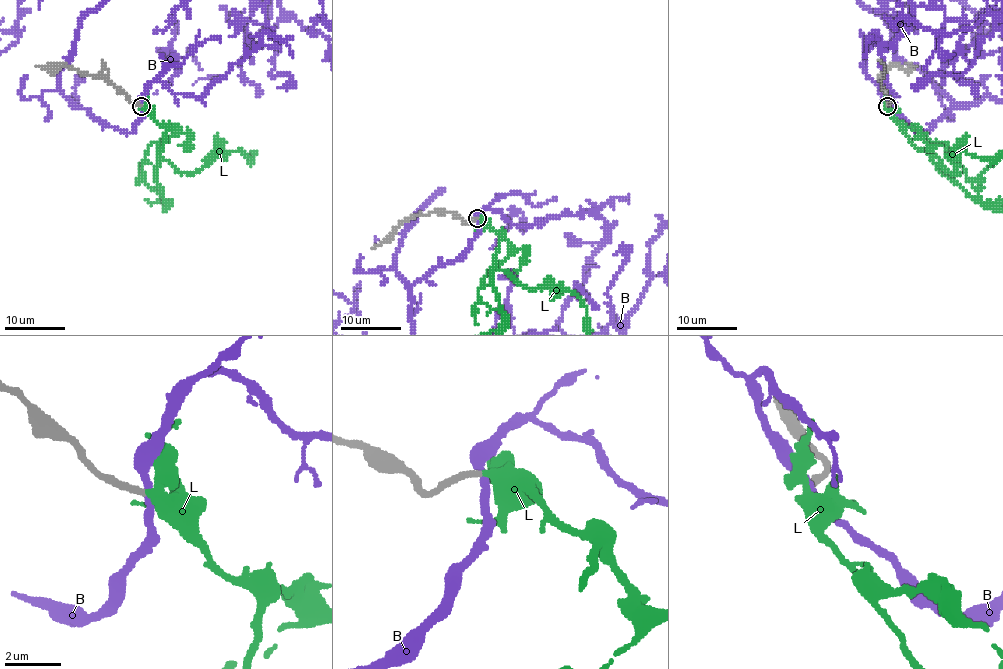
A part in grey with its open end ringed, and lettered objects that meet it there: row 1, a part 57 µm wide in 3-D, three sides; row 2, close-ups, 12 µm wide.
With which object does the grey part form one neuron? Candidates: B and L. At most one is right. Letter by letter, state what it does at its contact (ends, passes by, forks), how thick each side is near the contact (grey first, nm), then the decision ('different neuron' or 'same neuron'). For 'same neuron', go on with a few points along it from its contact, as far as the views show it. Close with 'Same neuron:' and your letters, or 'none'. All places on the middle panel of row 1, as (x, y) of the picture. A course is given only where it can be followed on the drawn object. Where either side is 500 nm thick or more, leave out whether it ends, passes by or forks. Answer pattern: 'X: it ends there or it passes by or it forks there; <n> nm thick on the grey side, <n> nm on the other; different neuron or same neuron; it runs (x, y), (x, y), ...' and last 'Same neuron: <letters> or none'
B: it passes by; 220 nm thick on the grey side, 280 nm on the other; different neuron
L: it passes by; 220 nm thick on the grey side, 360 nm on the other; same neuron
Same neuron: L

